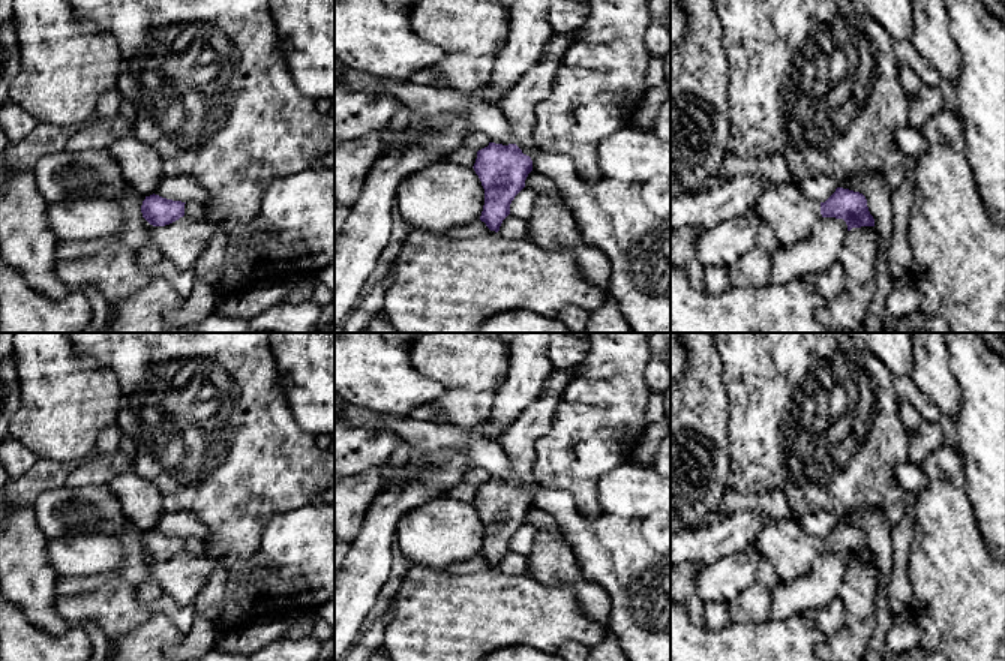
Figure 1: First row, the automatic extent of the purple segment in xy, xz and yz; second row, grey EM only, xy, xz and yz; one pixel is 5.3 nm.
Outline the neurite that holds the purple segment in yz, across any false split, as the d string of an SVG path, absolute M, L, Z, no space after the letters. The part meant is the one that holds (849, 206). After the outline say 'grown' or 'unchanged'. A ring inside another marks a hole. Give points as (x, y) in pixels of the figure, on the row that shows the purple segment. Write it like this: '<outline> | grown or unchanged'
M792 181L770 183L753 210L772 228L782 247L794 247L807 238L822 217L843 219L848 231L874 226L866 196L843 187L837 187L825 202L816 202L806 198Z | grown

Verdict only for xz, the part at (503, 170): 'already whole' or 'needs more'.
needs more

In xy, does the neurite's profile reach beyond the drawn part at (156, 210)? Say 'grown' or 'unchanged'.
grown

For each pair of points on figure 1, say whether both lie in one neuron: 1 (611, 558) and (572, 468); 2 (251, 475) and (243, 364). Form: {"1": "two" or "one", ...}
{"1": "two", "2": "one"}

